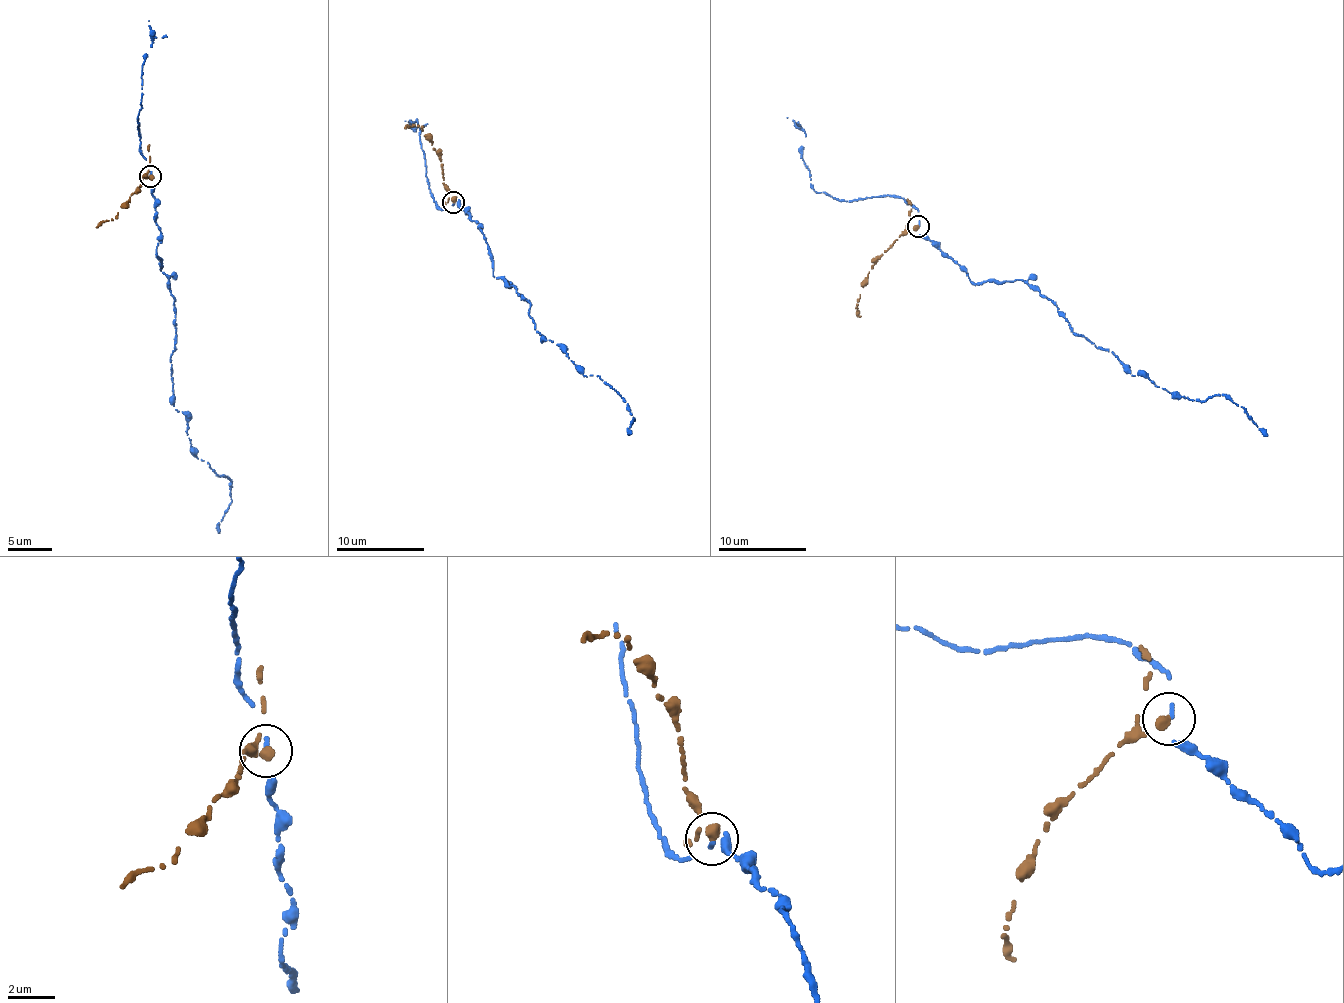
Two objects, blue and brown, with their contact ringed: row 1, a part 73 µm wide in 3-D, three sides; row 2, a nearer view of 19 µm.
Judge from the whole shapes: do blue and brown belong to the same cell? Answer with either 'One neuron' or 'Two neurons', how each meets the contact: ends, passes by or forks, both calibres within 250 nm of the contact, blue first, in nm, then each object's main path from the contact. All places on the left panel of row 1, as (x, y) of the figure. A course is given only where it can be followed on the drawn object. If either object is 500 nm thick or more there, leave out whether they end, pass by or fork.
Two neurons. At the ring blue ends. At the ring brown ends. Thickness 160 nm (blue) against 360 nm. Course of blue: (149, 176), (160, 231), (157, 255), (175, 301), (172, 403), (185, 416), (197, 458), (230, 481), (220, 532). Course of brown: (150, 175), (151, 178), (142, 177), (141, 186), (117, 218), (106, 219), (96, 227)

